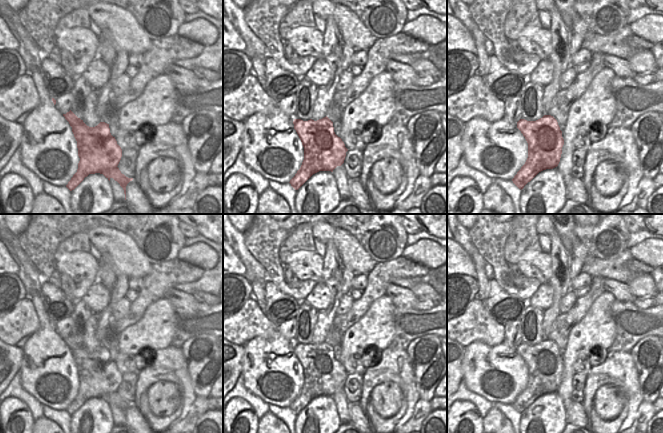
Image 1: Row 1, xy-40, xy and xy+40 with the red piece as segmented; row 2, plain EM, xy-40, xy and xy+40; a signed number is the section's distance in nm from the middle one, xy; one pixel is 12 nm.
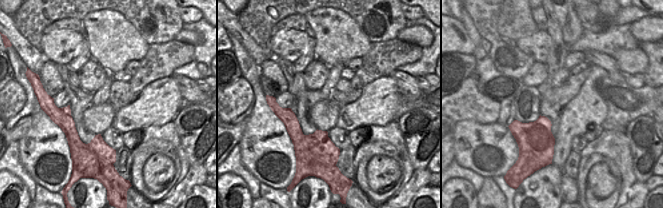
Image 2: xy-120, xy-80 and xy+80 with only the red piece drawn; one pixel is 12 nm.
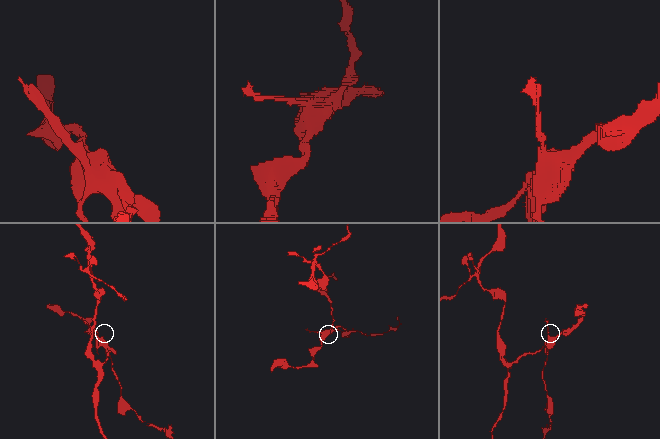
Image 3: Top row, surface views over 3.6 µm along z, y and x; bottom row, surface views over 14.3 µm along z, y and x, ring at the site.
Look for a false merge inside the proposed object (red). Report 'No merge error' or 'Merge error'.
Merge error

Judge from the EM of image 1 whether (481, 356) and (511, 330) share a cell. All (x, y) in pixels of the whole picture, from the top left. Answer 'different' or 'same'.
different

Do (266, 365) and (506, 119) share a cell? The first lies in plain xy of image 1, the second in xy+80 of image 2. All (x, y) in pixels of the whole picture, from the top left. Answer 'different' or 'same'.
different

